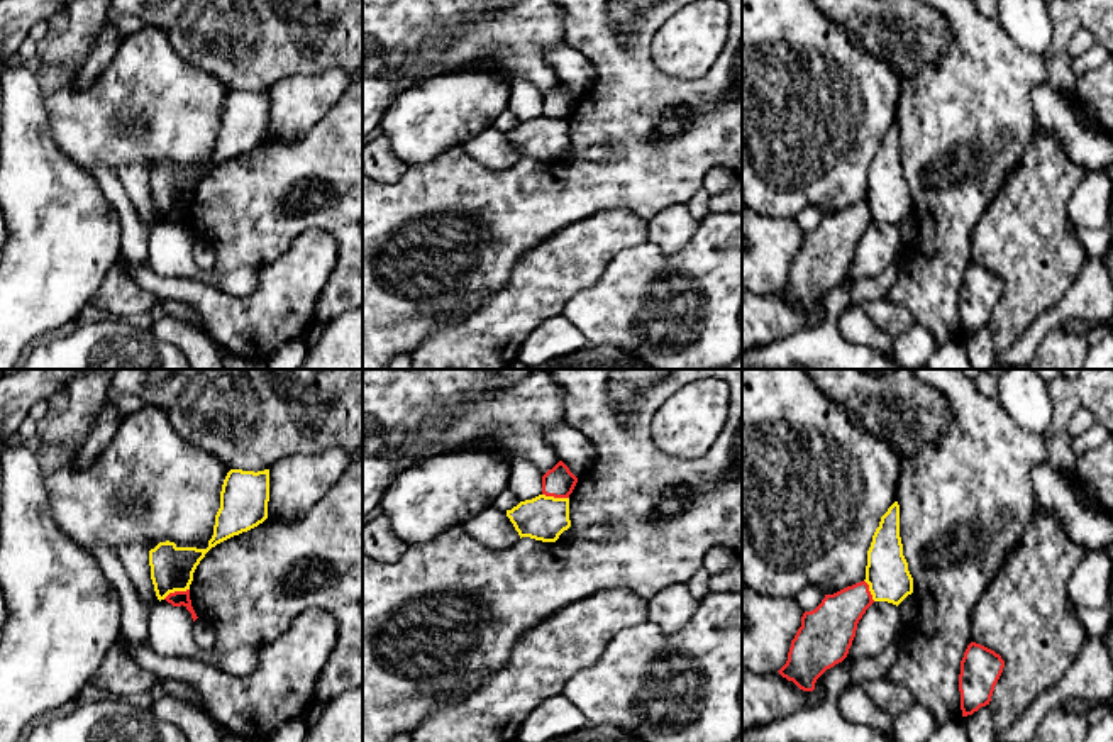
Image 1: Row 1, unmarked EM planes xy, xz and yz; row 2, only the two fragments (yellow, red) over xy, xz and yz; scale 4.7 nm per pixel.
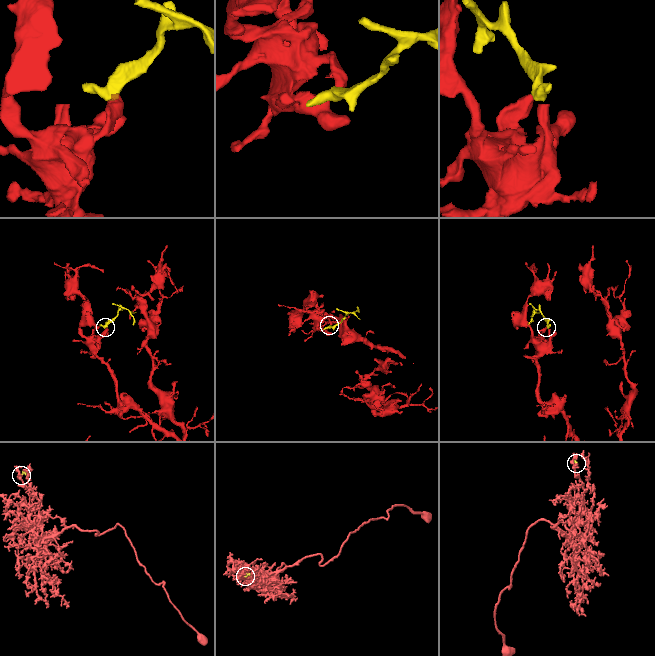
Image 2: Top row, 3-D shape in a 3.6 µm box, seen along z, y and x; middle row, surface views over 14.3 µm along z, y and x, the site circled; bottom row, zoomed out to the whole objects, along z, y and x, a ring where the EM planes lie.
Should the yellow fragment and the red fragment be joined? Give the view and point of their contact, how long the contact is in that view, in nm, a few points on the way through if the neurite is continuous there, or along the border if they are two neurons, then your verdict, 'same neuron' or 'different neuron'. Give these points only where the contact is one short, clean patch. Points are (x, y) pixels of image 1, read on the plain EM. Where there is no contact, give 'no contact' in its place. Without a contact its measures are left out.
contact xz (556, 119); length 130 nm; border xz (542, 114), (568, 119); different neuron

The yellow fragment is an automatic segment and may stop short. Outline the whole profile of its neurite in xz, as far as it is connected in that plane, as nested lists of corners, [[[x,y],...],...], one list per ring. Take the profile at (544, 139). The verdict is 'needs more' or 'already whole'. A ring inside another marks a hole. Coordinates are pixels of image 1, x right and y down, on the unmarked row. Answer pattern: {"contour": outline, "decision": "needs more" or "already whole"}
{"contour": [[[539,115],[507,130],[507,137],[520,159],[530,158],[542,163],[556,163],[571,147],[569,119]]], "decision": "already whole"}

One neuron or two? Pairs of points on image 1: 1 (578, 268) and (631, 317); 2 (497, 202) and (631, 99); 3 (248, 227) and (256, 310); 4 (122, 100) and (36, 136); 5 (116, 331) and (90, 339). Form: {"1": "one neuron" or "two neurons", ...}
{"1": "two neurons", "2": "one neuron", "3": "two neurons", "4": "two neurons", "5": "one neuron"}

